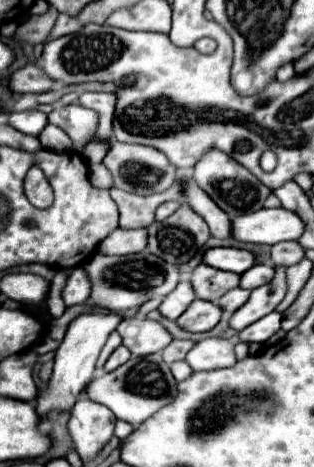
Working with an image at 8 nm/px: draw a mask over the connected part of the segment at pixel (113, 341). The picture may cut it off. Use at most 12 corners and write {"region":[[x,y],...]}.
{"region":[[113,331],[99,355],[97,369],[101,371],[107,357],[121,345],[121,336]]}

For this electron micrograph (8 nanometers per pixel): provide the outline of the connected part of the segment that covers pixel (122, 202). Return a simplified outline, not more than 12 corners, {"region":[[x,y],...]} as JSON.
{"region":[[181,183],[157,195],[111,189],[121,229],[143,229],[155,209],[183,195]]}

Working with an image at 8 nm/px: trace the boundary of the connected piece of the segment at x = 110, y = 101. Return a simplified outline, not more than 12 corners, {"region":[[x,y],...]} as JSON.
{"region":[[83,93],[77,103],[99,113],[91,141],[113,137],[115,95]]}

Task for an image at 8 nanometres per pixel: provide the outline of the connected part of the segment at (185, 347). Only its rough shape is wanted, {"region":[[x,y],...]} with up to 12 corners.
{"region":[[173,339],[163,349],[167,363],[183,361],[195,341]]}

